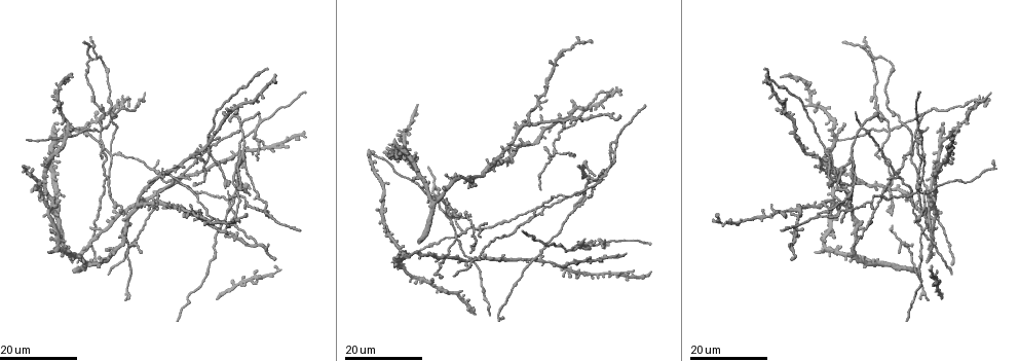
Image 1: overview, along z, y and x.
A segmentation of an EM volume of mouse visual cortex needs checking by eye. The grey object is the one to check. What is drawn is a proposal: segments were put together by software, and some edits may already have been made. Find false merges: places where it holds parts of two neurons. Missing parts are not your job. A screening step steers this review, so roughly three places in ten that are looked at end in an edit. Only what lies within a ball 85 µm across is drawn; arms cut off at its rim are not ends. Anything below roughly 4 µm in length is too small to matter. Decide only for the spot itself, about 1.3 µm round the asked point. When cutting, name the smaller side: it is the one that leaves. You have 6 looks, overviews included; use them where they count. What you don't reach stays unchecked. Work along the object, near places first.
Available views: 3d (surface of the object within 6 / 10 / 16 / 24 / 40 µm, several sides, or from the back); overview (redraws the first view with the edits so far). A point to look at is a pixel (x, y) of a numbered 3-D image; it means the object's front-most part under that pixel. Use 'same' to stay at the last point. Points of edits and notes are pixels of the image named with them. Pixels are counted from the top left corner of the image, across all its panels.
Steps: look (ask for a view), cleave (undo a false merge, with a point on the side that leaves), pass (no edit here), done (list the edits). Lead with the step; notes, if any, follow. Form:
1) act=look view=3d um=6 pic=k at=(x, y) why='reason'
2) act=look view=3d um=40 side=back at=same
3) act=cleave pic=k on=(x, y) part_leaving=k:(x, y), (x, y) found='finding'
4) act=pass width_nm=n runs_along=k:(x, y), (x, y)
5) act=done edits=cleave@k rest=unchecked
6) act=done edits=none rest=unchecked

act=look view=3d um=16 pic=1 at=(113, 156) why='four or more arms meet'

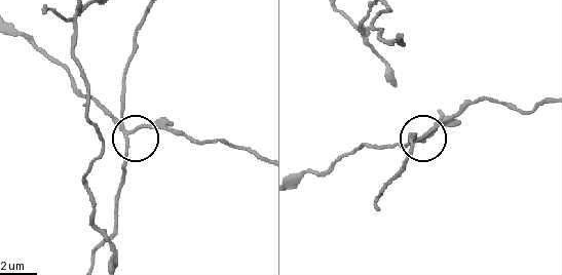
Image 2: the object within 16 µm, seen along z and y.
act=look view=3d um=10 pic=2 at=(127, 133)

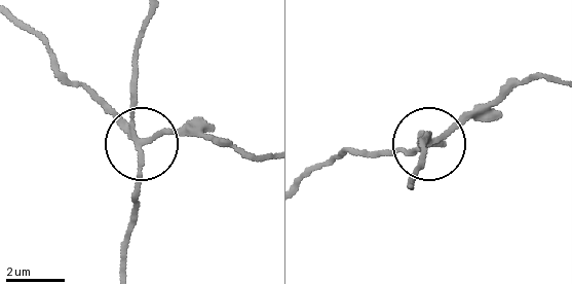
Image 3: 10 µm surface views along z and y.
act=cleave pic=3 on=(173, 132) side_arm_um=36 arms=4 found='a second neuron is stuck on'

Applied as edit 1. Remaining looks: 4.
act=look view=3d um=16 pic=1 at=(229, 210) why='looks like a crossing'

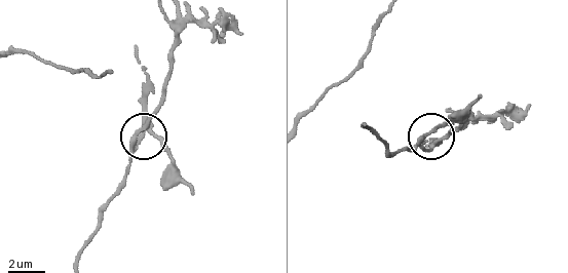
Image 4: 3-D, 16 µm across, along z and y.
act=look view=3d um=10 pic=4 at=(138, 133)

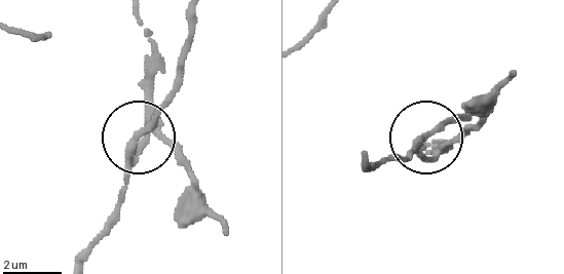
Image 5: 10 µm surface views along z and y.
act=cleave pic=5 on=(437, 159) arms=4 found='a second neuron is stuck on'

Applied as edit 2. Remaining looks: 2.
act=look view=3d um=16 pic=1 at=(121, 207) why='thin neck'

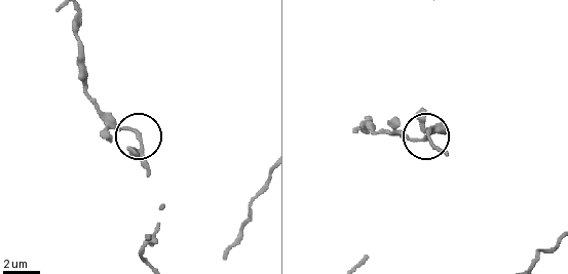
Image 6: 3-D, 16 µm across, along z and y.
act=look view=3d um=6 pic=6 at=(130, 132)

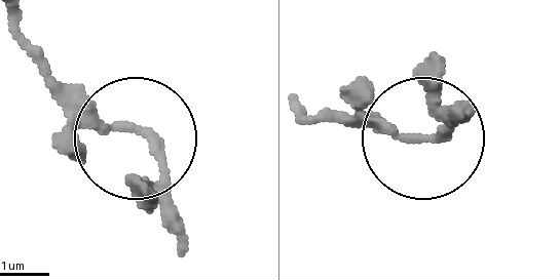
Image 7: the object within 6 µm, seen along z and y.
act=pass runs_along=7:(21, 21), (49, 70), (135, 130), (184, 249) found='all the same neuron'

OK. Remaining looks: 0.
act=done edits=cleave@3,cleave@5 rest=unchecked

